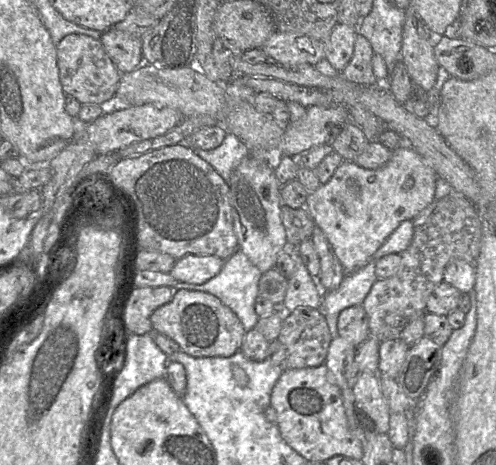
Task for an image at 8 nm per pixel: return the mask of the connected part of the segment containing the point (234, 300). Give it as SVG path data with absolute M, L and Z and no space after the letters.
M239 249L224 261L220 272L203 284L189 284L179 282L172 286L175 290L186 289L191 291L204 291L216 296L224 305L229 307L241 321L244 331L255 328L259 316L255 312L255 300L258 296L258 282L261 271L253 265L247 256Z

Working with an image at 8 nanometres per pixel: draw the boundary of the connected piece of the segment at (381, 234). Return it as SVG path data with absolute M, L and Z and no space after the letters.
M404 145L395 150L391 159L378 169L366 169L353 161L344 160L328 182L308 194L305 208L316 227L327 237L335 255L346 274L367 265L375 252L396 228L406 220L413 220L435 200L437 174L434 169L411 146Z

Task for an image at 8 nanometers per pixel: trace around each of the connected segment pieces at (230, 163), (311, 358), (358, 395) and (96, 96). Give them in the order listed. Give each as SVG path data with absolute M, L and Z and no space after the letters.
M227 132L224 141L217 148L212 150L195 148L194 152L209 163L227 184L234 169L249 155L246 145L230 132Z
M297 307L283 314L277 339L286 348L285 369L296 369L324 364L332 336L319 309Z
M360 373L354 385L355 408L359 408L375 423L376 432L387 434L390 409L380 388L379 375Z
M68 34L57 44L57 62L60 82L66 95L76 98L81 104L99 104L109 106L114 101L121 73L104 49L101 40L84 34Z

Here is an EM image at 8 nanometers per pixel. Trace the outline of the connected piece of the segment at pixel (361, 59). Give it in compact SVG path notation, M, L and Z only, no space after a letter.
M357 34L354 53L348 65L341 72L349 82L367 87L378 86L372 70L373 48L367 38Z

